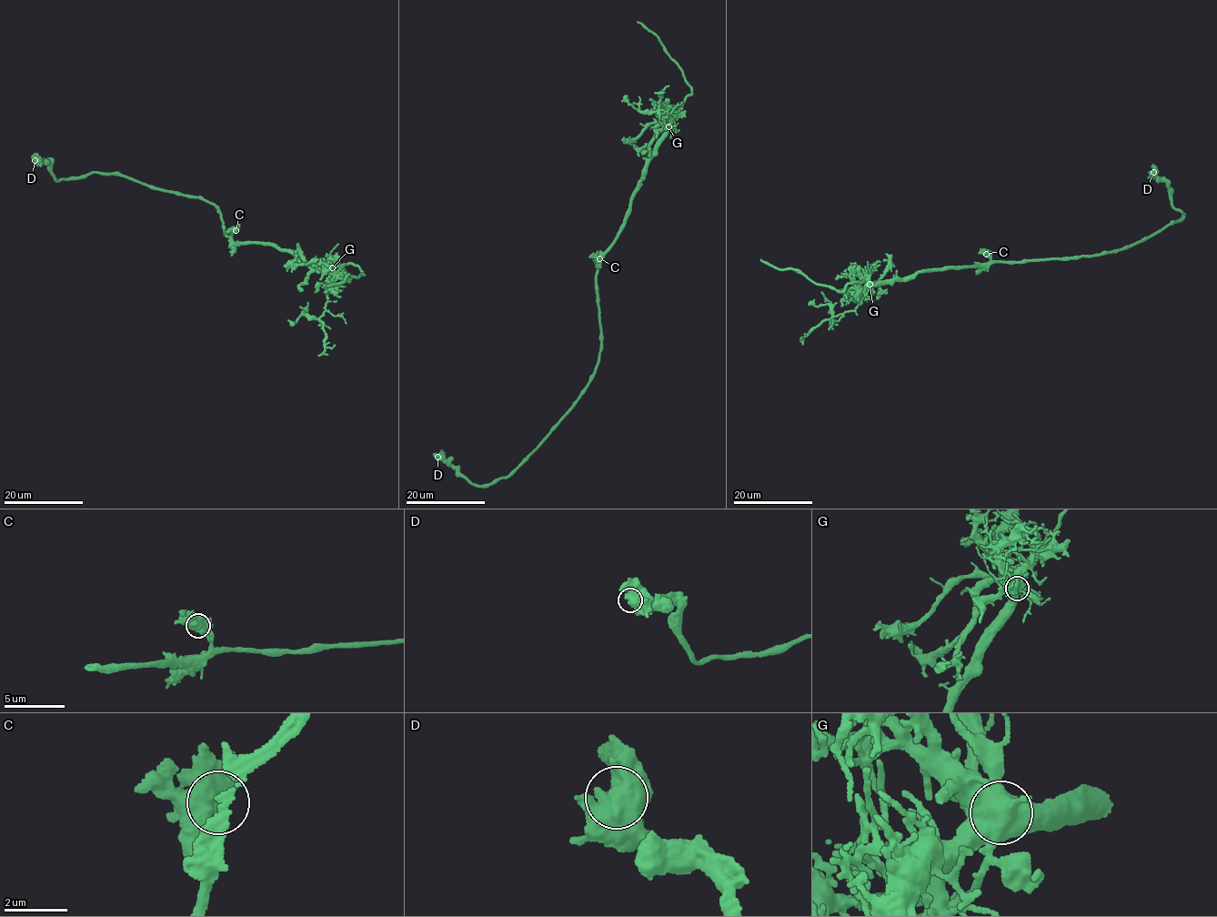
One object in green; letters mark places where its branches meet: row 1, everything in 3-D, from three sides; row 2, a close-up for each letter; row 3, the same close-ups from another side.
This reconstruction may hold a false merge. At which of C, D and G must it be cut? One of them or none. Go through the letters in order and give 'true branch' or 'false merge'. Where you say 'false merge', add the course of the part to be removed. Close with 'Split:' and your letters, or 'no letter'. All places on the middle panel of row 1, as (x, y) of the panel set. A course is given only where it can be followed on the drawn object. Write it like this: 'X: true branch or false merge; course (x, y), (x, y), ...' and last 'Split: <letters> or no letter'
C: true branch
D: true branch
G: false merge; course (668, 126), (658, 113), (660, 92), (655, 93)
Split: G

